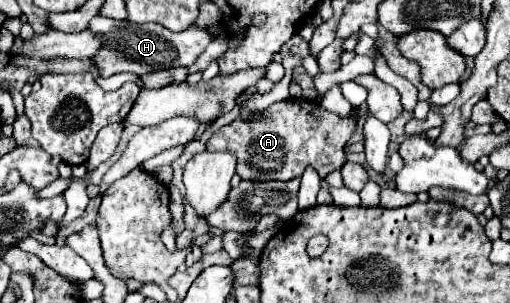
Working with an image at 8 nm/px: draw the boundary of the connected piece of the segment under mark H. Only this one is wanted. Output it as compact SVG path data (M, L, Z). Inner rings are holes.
M133 23L127 29L105 33L105 47L93 59L97 61L97 69L101 71L101 77L111 77L123 71L145 75L169 67L191 67L193 61L207 49L207 45L213 39L217 37L201 27L189 27L187 31L173 33L159 23L143 23L143 25Z

